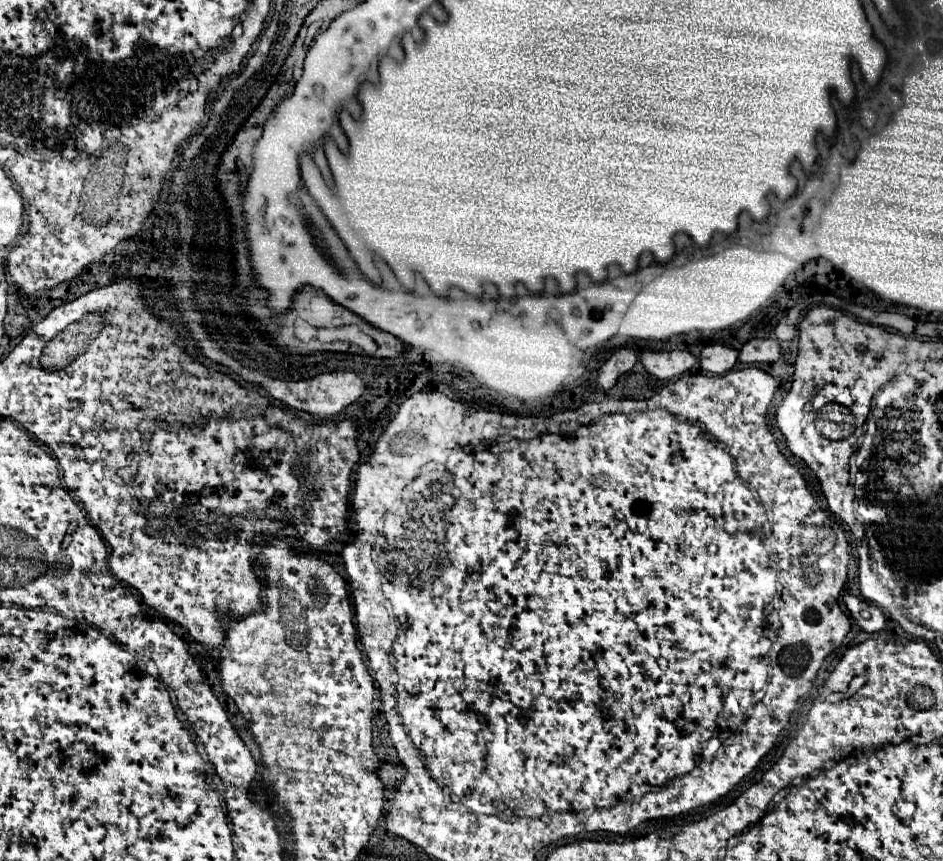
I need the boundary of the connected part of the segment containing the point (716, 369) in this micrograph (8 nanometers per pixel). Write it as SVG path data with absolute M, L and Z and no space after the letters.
M708 345L702 349L700 355L700 367L714 373L714 375L724 375L728 373L738 359L738 351L726 345Z

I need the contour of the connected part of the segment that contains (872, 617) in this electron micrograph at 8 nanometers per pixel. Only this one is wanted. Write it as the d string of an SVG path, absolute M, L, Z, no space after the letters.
M844 595L844 605L854 617L854 621L866 631L866 633L876 633L884 627L884 615L878 607L870 605L868 601L854 597L854 595Z

